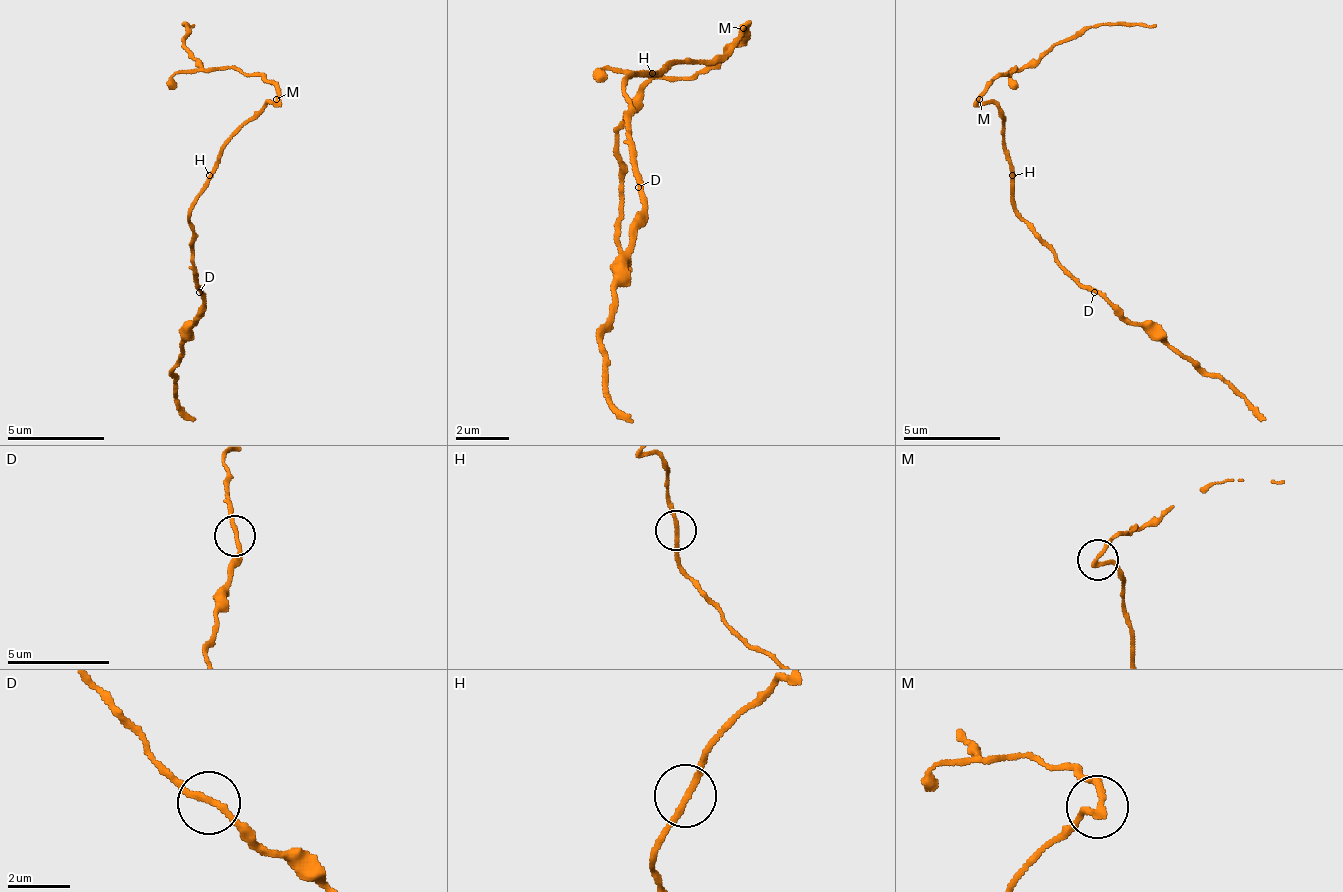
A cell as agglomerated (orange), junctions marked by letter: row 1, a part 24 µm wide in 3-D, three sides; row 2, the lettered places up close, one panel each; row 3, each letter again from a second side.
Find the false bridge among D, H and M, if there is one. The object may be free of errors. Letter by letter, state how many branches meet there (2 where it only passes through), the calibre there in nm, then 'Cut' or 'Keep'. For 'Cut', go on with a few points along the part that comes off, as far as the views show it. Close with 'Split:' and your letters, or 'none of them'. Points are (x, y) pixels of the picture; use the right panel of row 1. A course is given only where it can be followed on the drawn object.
D: Branches: 2. Thickness 190 nm. Keep
H: Branches: 2. Thickness 200 nm. Keep
M: Branches: 2. Thickness 200 nm. Cut. Course of the part to remove: (978, 98), (1002, 74), (1036, 64), (1055, 45), (1094, 25), (1157, 25)
Split: M

